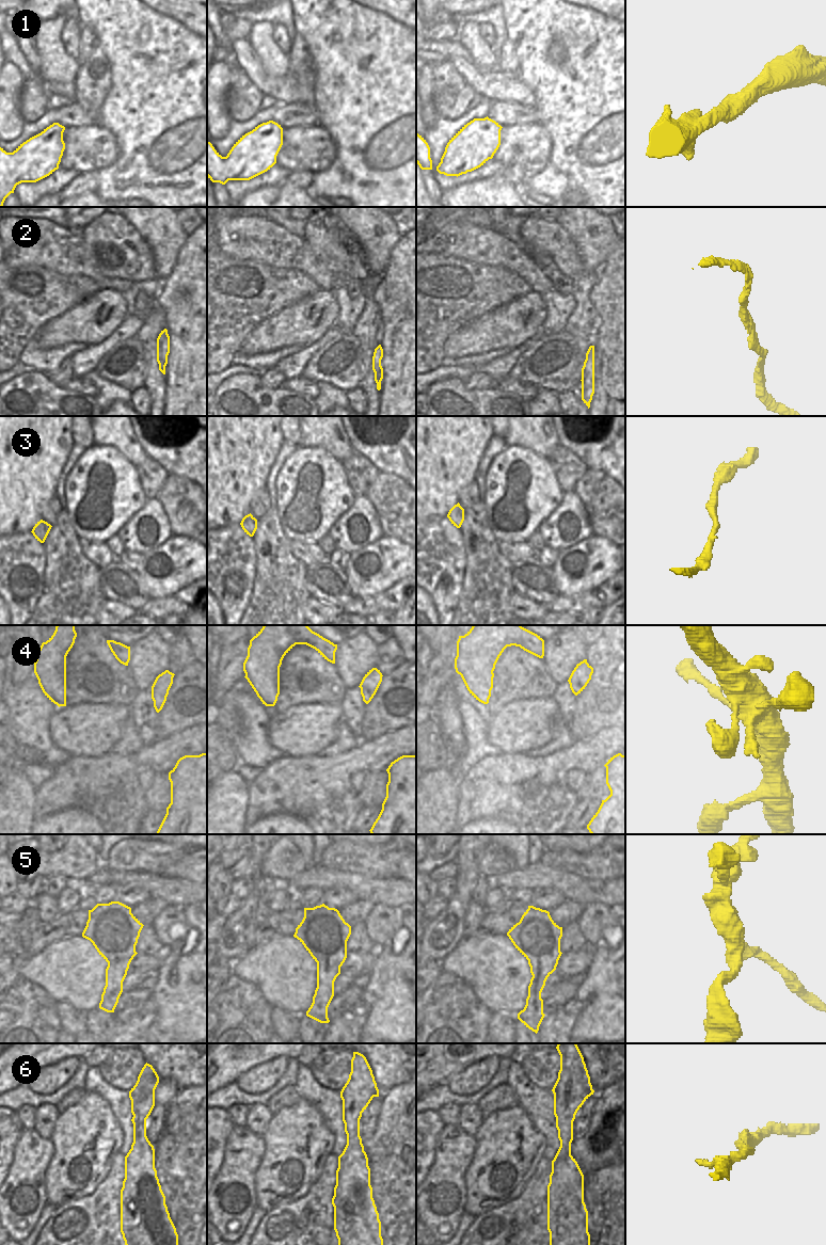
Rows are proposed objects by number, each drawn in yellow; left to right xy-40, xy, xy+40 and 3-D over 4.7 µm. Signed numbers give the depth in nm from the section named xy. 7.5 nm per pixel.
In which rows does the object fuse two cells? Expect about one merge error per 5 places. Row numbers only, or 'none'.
none

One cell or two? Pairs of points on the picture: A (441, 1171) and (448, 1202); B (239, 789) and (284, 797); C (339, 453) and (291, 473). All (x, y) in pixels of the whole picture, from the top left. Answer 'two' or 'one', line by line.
A: one
B: two
C: two

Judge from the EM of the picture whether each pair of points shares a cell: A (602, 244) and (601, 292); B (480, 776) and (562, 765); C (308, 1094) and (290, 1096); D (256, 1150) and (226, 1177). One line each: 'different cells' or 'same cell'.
A: different cells
B: same cell
C: different cells
D: same cell

